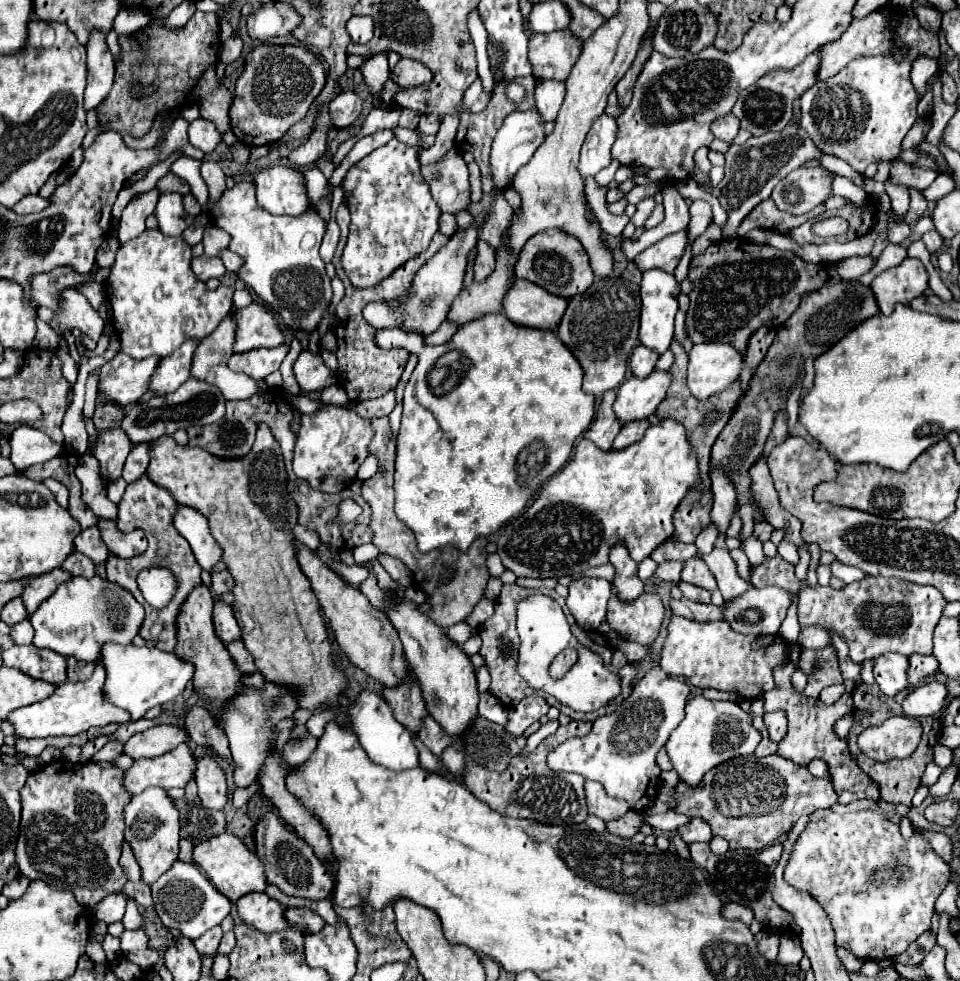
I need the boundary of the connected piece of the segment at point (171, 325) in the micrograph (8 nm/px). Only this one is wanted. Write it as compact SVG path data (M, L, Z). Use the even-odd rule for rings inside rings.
M152 229L152 231L144 231L140 237L128 241L126 245L122 245L118 249L116 255L116 263L110 269L108 279L104 281L104 289L106 289L106 297L112 305L112 323L114 323L114 331L116 337L122 343L122 351L130 357L136 359L144 359L144 357L166 357L170 353L174 353L186 339L196 337L196 339L204 339L206 335L210 335L218 323L224 319L224 315L232 307L232 297L234 291L228 287L218 287L216 291L206 289L206 285L202 281L196 279L192 269L190 269L190 261L192 261L192 247L184 241L184 237L168 237L164 233L160 233L160 229Z

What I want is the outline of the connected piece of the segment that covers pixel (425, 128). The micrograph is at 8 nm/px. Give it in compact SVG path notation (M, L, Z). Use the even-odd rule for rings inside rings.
M422 115L420 117L420 125L418 125L418 131L422 131L424 135L436 135L438 133L438 119L434 115Z

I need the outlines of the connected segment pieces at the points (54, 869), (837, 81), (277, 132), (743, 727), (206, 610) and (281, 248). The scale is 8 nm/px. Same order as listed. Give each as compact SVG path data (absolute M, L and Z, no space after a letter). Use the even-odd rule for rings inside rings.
M88 761L78 763L74 771L60 771L58 763L46 763L42 769L28 775L26 785L22 787L22 819L20 819L20 837L16 843L16 863L20 873L28 879L42 879L54 889L74 893L76 901L84 907L96 907L106 895L122 893L122 887L128 883L128 877L122 873L120 849L124 841L124 813L122 809L130 803L130 793L124 789L120 777L124 771L114 763ZM58 857L64 861L56 865Z
M904 15L896 27L896 47L904 43L910 47L910 57L906 61L896 63L892 53L884 57L860 57L838 75L816 81L816 85L802 95L800 125L812 141L816 141L818 149L844 159L858 173L864 173L870 163L880 163L880 157L888 159L900 153L902 139L918 119L918 95L910 83L912 61L918 53L940 57L938 37L922 29L918 21L908 15Z
M256 45L244 57L244 71L236 81L234 101L230 107L232 133L246 147L276 143L290 125L304 119L314 99L324 89L328 73L316 53L292 45Z
M694 697L686 703L686 717L670 733L666 743L672 767L678 771L680 779L688 785L698 785L704 773L712 767L742 755L754 753L760 743L760 733L752 727L752 719L738 703L732 701L710 701L704 697Z
M200 583L196 585L196 589L192 589L188 601L184 601L184 605L180 607L180 617L176 617L176 649L174 653L184 659L190 661L196 667L194 673L194 687L200 691L200 699L206 699L212 707L220 709L228 697L234 697L240 691L240 675L234 667L234 661L230 659L228 649L224 647L222 641L218 641L214 627L212 627L212 607L214 607L214 597L210 593L210 589Z
M240 181L232 189L224 189L222 197L212 205L210 215L214 225L232 237L230 251L244 259L244 265L238 271L240 279L264 303L280 311L280 317L288 327L302 327L308 333L316 329L322 311L332 299L330 279L326 277L324 261L318 253L326 231L322 217L314 209L308 209L299 217L276 217L260 209L256 185L252 181Z

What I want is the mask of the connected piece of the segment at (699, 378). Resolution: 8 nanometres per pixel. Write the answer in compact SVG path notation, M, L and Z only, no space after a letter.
M722 341L694 345L688 359L688 387L696 399L724 391L742 371L742 355Z

